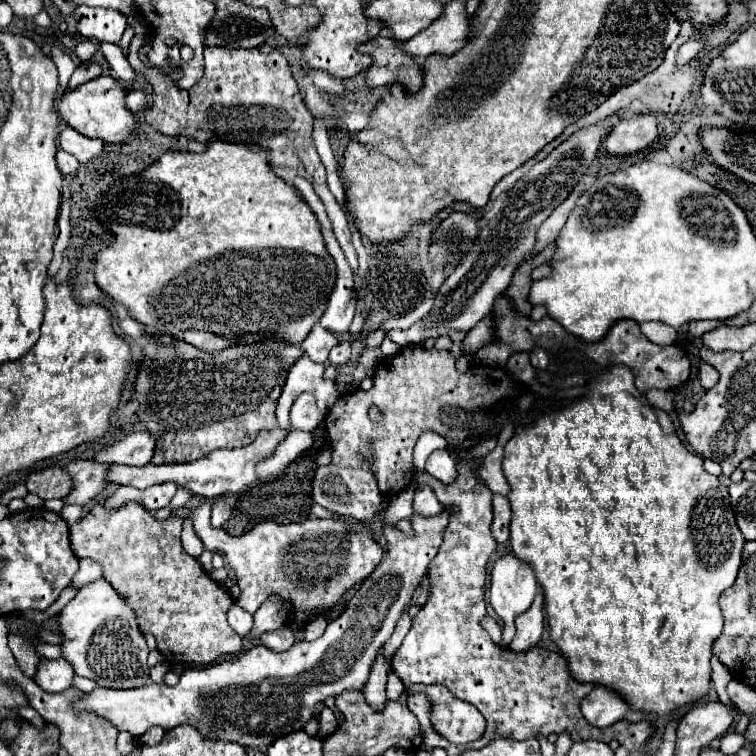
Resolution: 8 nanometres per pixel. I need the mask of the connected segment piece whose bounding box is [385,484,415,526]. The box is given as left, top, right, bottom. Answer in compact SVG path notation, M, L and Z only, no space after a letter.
M411 484L391 500L391 506L385 514L385 524L395 526L397 520L413 516L413 494L415 494L415 486Z

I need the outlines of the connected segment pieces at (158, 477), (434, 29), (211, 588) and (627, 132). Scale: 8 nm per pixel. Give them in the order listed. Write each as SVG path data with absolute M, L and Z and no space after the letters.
M273 428L273 430L263 430L257 434L257 438L249 444L249 446L241 446L241 448L231 448L231 450L213 450L207 456L193 460L193 462L185 462L185 464L145 464L141 468L133 468L133 466L109 466L107 472L107 482L109 484L121 484L121 486L133 486L139 490L145 490L149 486L155 484L163 484L163 482L175 482L177 486L183 486L187 490L191 490L197 496L203 498L211 498L215 500L217 496L225 496L225 494L239 494L241 490L245 490L247 486L251 486L257 480L257 472L255 466L269 458L275 450L277 444L281 444L287 438L289 430L283 428Z
M451 2L443 8L441 16L431 22L425 30L403 44L403 50L415 60L427 58L429 54L451 56L461 50L469 40L471 20L465 14L463 2Z
M129 502L117 510L106 510L97 504L87 516L69 526L70 544L78 559L91 558L103 566L103 576L137 614L143 632L157 638L157 650L169 664L201 664L209 666L221 658L237 656L243 650L243 638L227 624L227 610L233 598L217 584L211 582L201 564L189 556L181 546L183 520L167 518L155 520L142 504Z
M651 114L621 120L605 138L607 156L627 156L647 150L657 140L657 120Z

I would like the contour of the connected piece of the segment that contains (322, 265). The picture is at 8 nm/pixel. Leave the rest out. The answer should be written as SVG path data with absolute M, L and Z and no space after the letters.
M209 140L207 150L203 154L167 150L153 164L149 164L143 172L115 180L107 188L107 192L103 192L101 204L95 212L95 218L101 220L103 216L103 224L107 224L107 230L113 236L113 242L93 256L95 284L113 302L123 304L137 322L149 328L155 328L161 334L169 334L177 340L193 344L205 352L217 352L235 344L261 342L263 338L285 338L291 344L301 344L305 336L309 334L309 330L313 328L313 324L319 322L319 318L323 316L327 308L327 300L335 284L335 264L323 244L323 234L321 234L315 214L311 212L307 202L297 194L293 186L289 186L283 178L271 172L269 162L265 158L267 158L267 152L261 148Z

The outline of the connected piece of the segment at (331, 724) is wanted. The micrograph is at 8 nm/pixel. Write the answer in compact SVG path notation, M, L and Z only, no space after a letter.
M325 707L320 714L320 730L317 737L322 739L332 734L337 726L338 722L334 712L330 708Z

